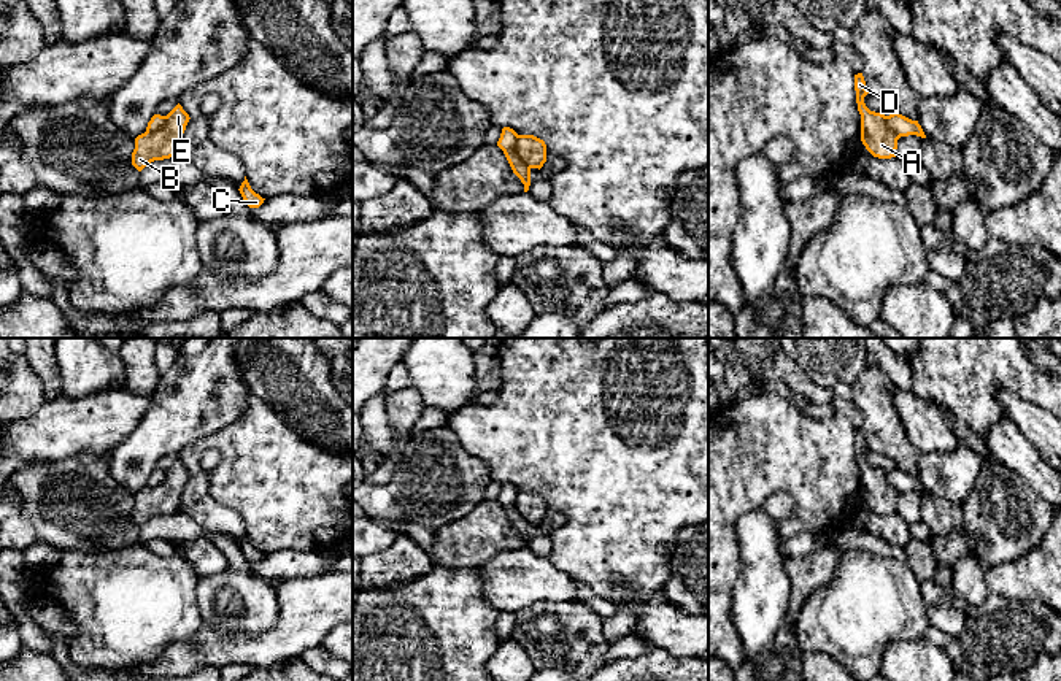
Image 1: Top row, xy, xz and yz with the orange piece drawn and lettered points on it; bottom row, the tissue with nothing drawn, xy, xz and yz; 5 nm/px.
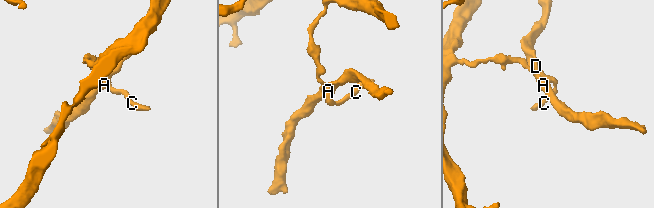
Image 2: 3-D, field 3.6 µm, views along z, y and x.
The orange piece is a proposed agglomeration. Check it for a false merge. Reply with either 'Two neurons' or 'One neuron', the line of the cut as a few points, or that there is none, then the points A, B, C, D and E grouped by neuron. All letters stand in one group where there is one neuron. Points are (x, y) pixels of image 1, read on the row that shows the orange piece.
Two neurons. Split along xz (516, 135), (515, 153), (529, 169). Groups: A B D E / C

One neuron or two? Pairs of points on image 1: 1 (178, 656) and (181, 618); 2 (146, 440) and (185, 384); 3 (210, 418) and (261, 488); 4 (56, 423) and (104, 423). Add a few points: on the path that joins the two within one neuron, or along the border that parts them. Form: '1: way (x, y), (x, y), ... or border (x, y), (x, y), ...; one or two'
1: border (202, 623), (188, 640), (173, 642), (148, 662); two
2: way (161, 426), (185, 399); one
3: border (246, 403), (245, 410), (234, 421), (186, 446); two
4: way (67, 423), (92, 423); one

